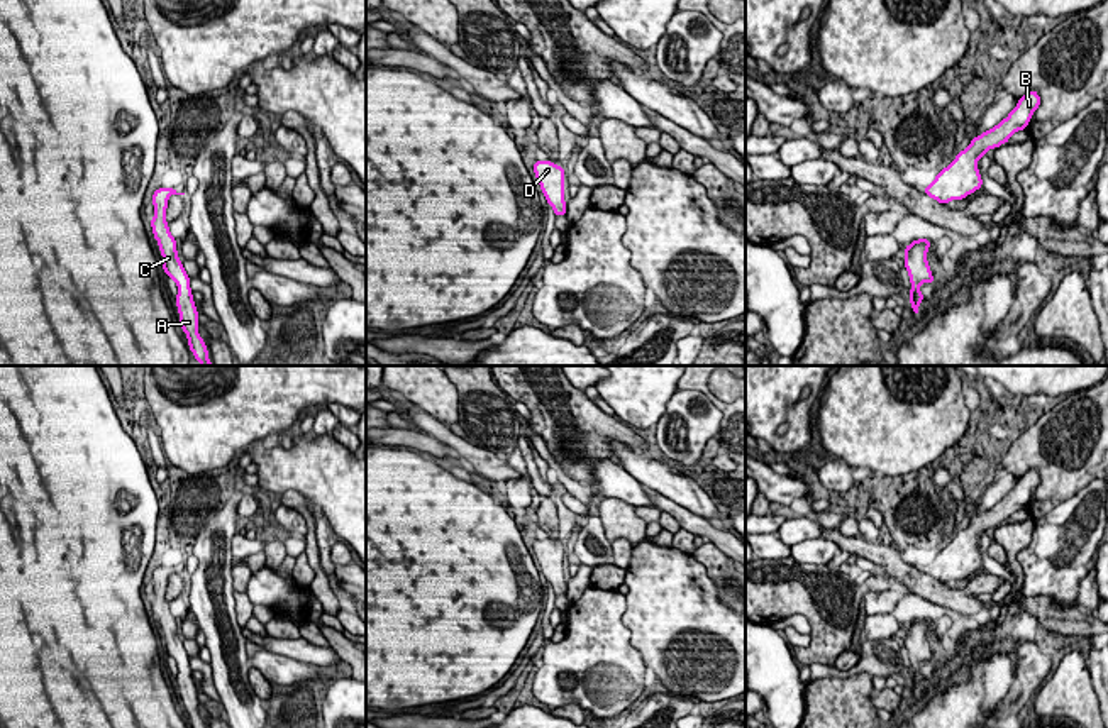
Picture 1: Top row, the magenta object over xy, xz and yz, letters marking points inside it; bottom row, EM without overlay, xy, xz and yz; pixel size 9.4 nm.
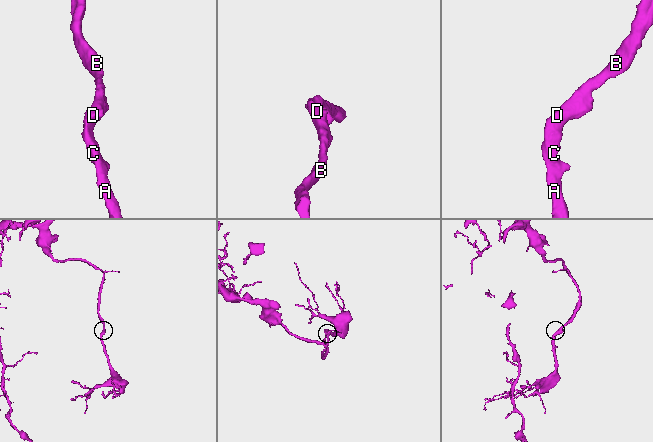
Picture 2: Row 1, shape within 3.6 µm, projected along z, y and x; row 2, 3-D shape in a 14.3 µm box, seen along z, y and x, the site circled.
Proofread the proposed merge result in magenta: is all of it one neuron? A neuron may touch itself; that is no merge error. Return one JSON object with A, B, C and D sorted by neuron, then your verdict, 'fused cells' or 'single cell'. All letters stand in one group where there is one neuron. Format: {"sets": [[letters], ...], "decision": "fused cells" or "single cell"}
{"sets": [["A", "B", "C", "D"]], "decision": "single cell"}

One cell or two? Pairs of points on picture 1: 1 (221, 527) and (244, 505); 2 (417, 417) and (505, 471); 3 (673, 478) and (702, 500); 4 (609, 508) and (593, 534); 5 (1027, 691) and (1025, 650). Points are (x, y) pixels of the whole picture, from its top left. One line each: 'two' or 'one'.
1: two
2: one
3: one
4: two
5: one

